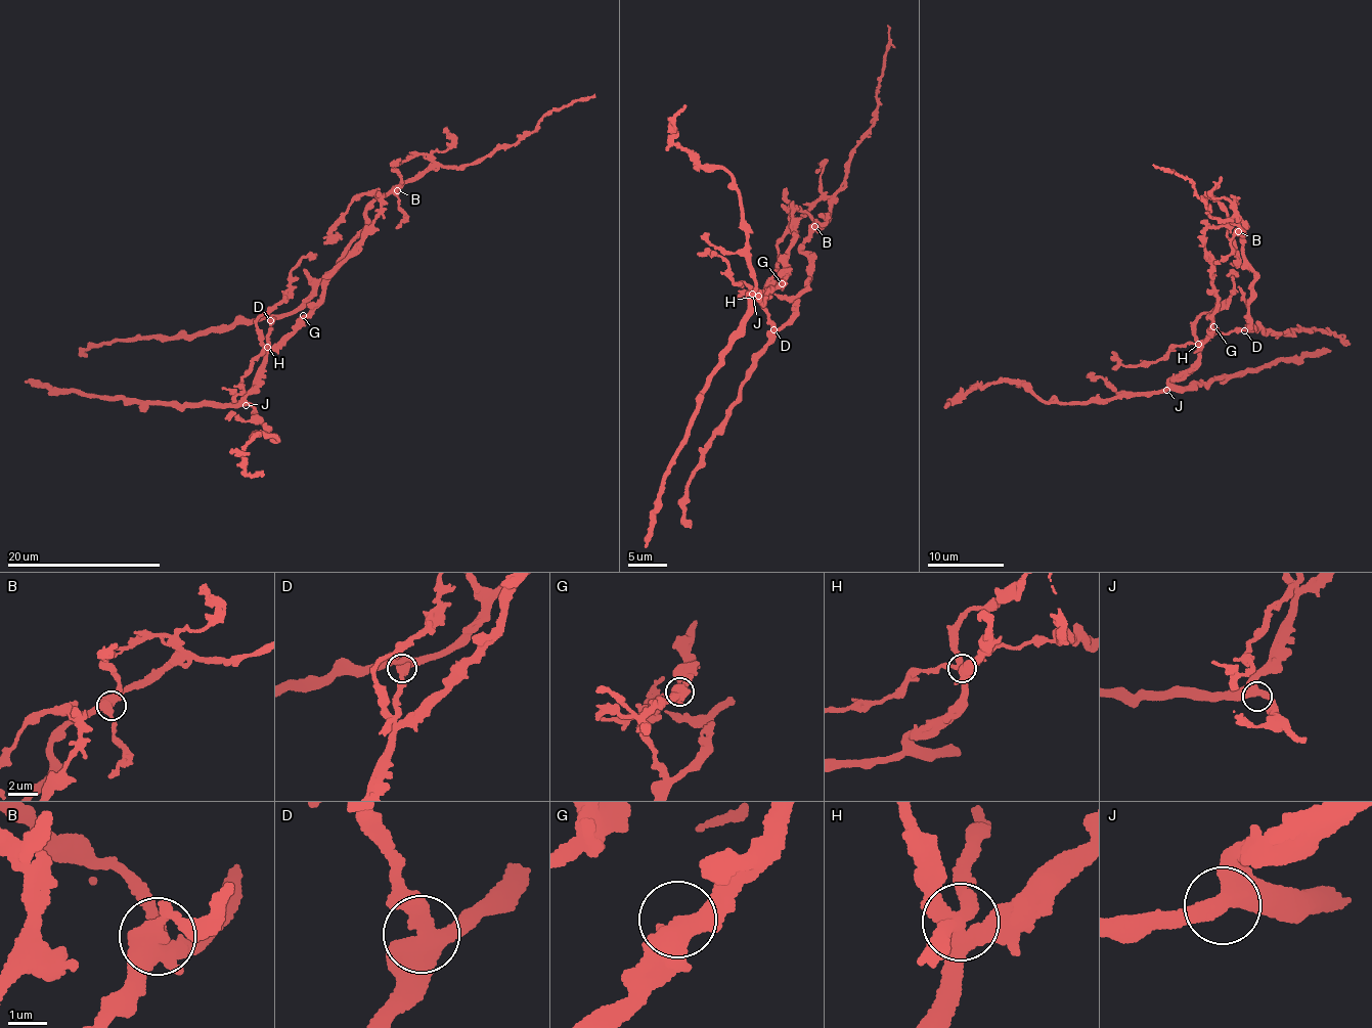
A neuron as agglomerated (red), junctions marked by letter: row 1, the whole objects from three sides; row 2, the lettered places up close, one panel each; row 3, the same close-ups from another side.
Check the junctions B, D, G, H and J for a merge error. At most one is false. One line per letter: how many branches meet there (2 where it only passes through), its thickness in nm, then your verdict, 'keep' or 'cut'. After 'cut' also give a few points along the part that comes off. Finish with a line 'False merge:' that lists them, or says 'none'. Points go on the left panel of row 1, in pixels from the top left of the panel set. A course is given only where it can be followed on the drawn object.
B: 5 branches meet; 440 nm thick; keep
D: 3 branches meet; 440 nm thick; keep
G: 3 branches meet; 400 nm thick; keep
H: 5 branches meet; 420 nm thick; cut; foreign part runs (267, 347), (275, 316), (335, 268), (366, 208), (438, 167), (463, 168), (505, 147), (554, 110), (594, 95)
J: 3 branches meet; 440 nm thick; keep
False merge: H

